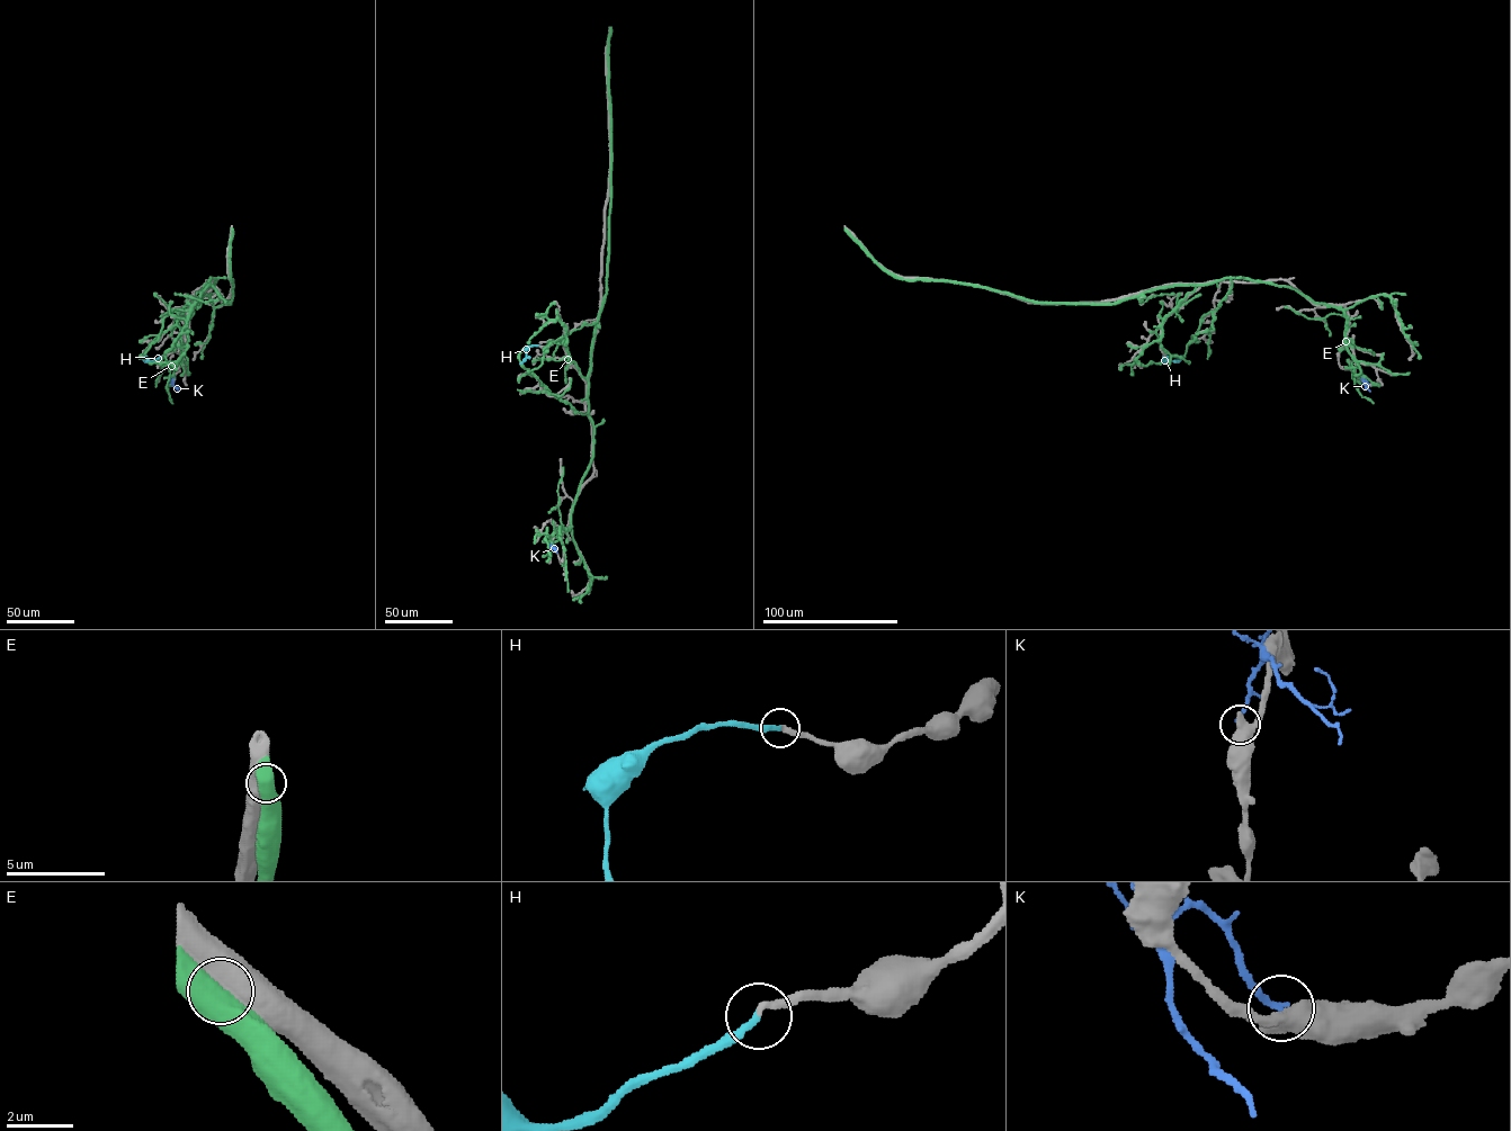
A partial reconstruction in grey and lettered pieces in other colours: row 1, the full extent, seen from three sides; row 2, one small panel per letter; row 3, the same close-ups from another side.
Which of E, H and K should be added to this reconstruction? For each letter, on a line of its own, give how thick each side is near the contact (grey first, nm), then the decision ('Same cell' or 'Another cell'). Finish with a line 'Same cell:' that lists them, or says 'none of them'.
E: Thickness 750 nm (grey) against 550 nm. Another cell
H: Thickness 200 nm (grey) against 240 nm. Same cell
K: Thickness 550 nm (grey) against 200 nm. Another cell
Same cell: H

